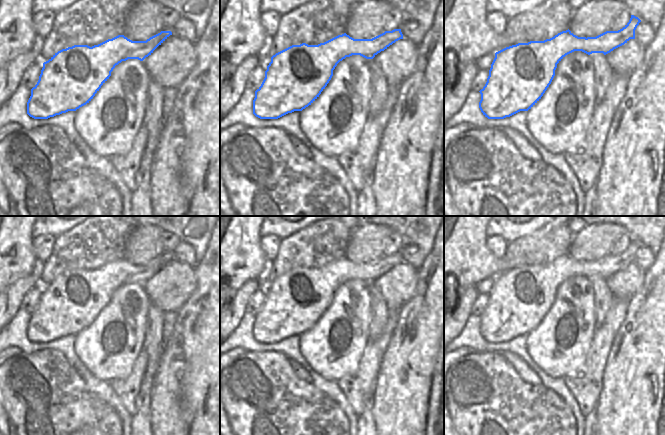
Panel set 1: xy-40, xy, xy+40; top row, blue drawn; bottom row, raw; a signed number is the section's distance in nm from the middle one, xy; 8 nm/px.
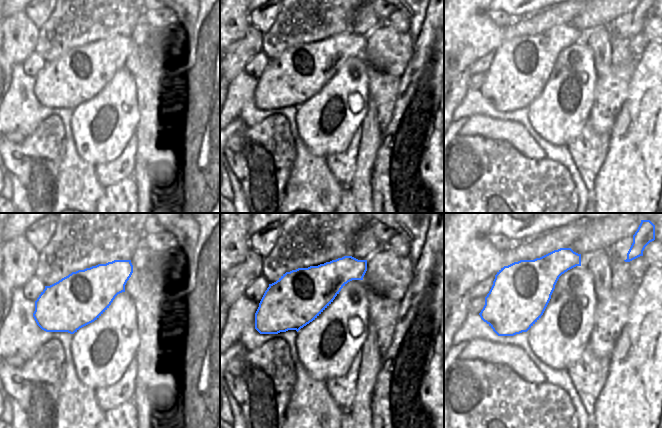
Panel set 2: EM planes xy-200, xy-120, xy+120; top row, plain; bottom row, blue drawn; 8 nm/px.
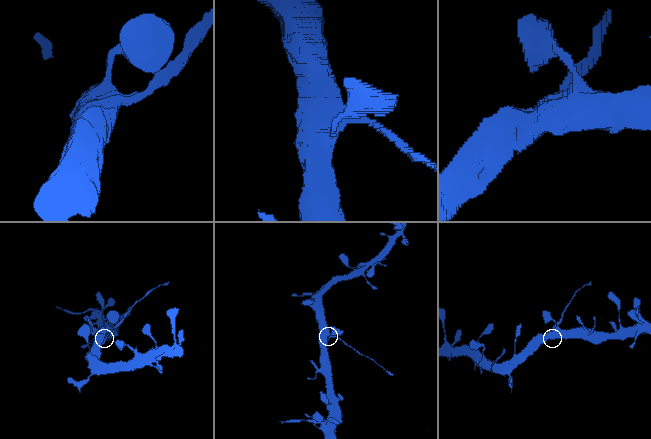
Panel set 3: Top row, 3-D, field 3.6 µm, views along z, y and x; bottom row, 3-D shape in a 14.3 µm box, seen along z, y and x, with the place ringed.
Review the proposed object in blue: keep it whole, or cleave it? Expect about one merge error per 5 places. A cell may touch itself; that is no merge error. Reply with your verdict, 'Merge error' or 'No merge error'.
Merge error

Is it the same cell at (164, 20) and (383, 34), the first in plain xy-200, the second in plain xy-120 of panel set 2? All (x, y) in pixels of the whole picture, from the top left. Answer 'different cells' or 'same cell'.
different cells

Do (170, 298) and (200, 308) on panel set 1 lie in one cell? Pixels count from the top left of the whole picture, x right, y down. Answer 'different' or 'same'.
different

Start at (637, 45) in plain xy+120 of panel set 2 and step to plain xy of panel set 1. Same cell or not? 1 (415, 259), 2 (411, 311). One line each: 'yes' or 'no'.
1: no
2: no

